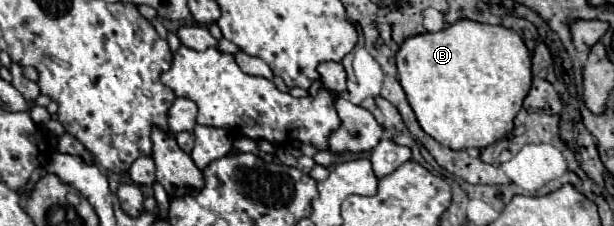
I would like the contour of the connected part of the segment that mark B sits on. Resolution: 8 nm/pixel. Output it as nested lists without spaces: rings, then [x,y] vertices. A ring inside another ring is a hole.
[[[467,18],[463,20],[457,20],[453,24],[449,24],[447,28],[439,30],[439,32],[425,32],[425,34],[417,34],[417,36],[411,36],[407,38],[401,46],[399,46],[399,52],[397,52],[397,68],[399,68],[399,82],[407,94],[407,100],[417,116],[417,122],[421,124],[421,128],[433,136],[437,142],[449,146],[451,150],[467,150],[467,148],[485,148],[489,144],[493,144],[495,140],[507,136],[511,130],[513,130],[513,118],[517,116],[517,112],[521,110],[521,104],[523,104],[523,98],[527,96],[529,88],[531,88],[531,54],[523,42],[523,38],[511,30],[511,28],[505,28],[505,26],[491,26],[491,24],[481,24],[481,22],[471,22]]]

